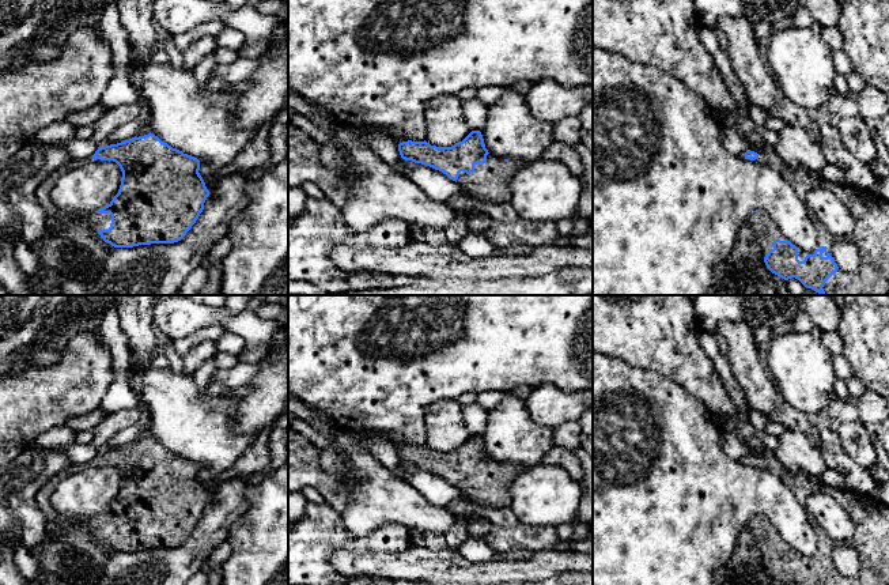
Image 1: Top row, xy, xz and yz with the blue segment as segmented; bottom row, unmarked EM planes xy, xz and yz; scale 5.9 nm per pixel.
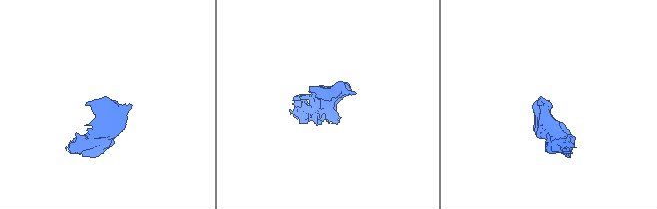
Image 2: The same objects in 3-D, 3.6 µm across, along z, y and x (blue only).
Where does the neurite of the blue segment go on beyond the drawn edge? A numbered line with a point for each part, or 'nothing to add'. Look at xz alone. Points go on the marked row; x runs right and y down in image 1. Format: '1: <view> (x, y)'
1: xz (488, 182)

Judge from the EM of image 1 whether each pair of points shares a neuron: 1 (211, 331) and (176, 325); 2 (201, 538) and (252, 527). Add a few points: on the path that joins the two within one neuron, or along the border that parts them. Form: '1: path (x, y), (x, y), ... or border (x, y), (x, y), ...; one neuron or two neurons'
1: border (226, 331), (219, 325), (205, 325), (173, 342); two neurons
2: border (248, 506), (230, 527), (226, 539); two neurons

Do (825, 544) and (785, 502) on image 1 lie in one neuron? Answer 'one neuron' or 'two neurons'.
two neurons

